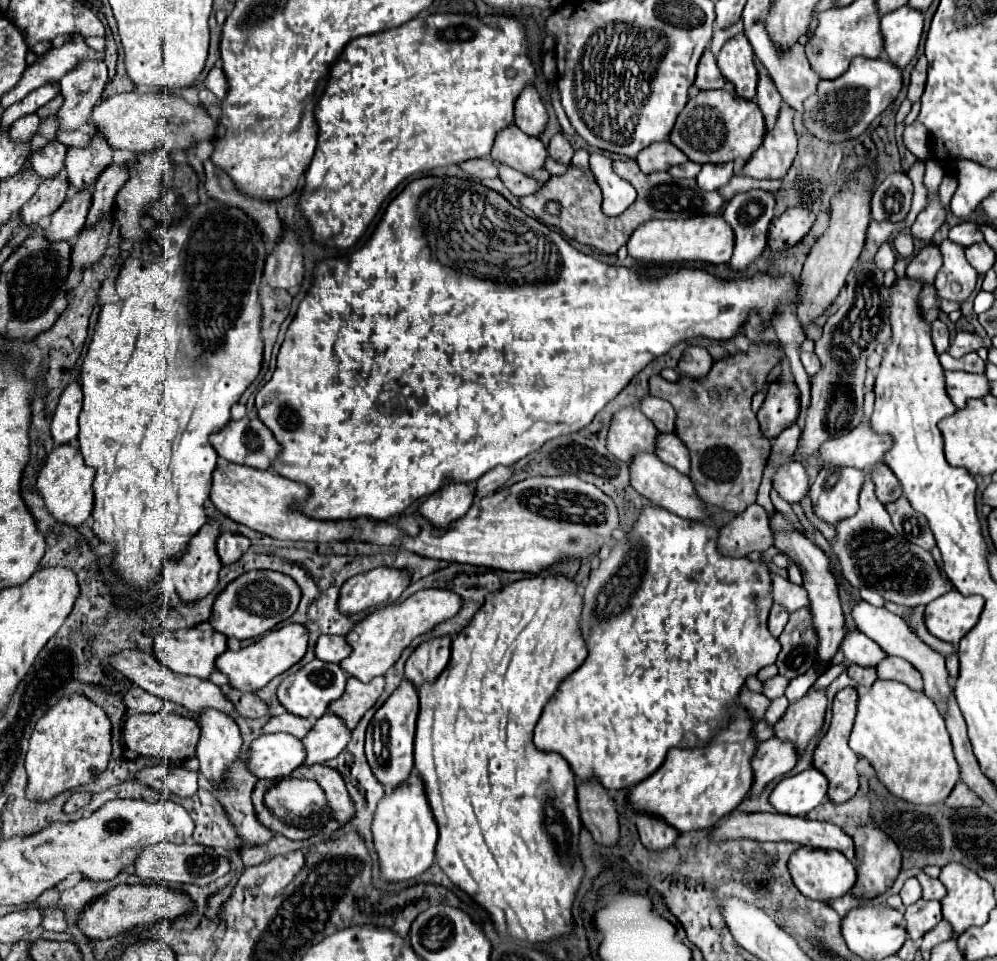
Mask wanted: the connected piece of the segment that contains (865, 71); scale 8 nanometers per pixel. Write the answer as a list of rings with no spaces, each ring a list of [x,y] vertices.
[[[853,58],[849,70],[835,80],[821,80],[817,94],[805,100],[803,122],[809,132],[827,142],[843,142],[865,132],[865,128],[897,98],[903,86],[899,68],[885,58]]]

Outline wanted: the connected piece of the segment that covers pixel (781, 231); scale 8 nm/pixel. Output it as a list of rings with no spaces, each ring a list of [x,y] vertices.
[[[787,208],[781,216],[775,216],[773,224],[769,224],[767,240],[771,252],[781,252],[799,244],[813,228],[813,220],[815,216],[807,208]]]

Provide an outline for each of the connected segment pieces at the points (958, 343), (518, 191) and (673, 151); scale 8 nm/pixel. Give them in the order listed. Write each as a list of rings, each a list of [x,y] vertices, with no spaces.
[[[959,332],[953,340],[953,344],[949,346],[949,354],[953,358],[963,358],[965,354],[977,350],[981,346],[981,338],[971,334],[971,332]]]
[[[497,164],[497,168],[499,168],[499,178],[501,178],[501,182],[509,188],[511,194],[515,194],[515,196],[519,196],[519,198],[521,198],[521,196],[529,196],[529,194],[533,194],[533,192],[539,188],[533,178],[529,178],[529,176],[521,174],[521,172],[513,170],[513,168],[509,168],[509,166]]]
[[[669,140],[655,142],[655,144],[647,146],[645,150],[641,150],[637,156],[637,164],[639,164],[641,172],[645,172],[645,174],[669,170],[671,166],[683,164],[685,160],[687,160],[687,156],[677,146],[673,146]]]

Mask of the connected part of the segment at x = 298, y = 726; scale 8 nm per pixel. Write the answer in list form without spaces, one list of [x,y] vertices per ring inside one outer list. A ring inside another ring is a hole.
[[[283,714],[283,716],[273,716],[265,726],[263,730],[269,734],[269,732],[287,732],[287,734],[293,734],[297,738],[305,738],[307,732],[311,730],[311,722],[307,718],[301,718],[301,716],[293,716],[293,714]]]

